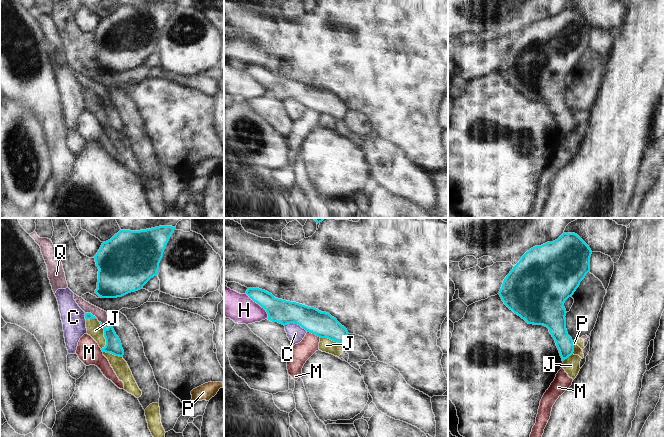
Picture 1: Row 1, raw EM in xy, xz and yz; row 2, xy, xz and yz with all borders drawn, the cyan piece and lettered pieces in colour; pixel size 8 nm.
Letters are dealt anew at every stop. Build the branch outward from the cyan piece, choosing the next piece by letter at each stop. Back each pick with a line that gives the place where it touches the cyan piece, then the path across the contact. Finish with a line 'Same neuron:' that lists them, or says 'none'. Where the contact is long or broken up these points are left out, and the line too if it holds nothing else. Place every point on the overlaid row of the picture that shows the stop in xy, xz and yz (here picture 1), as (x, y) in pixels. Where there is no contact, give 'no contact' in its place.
P: contact yz (573, 347); way yz (556, 322), (559, 333), (573, 347), (577, 350)
Same neuron: P

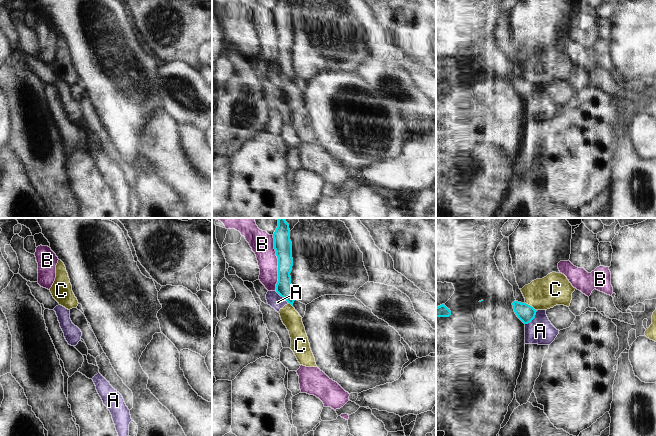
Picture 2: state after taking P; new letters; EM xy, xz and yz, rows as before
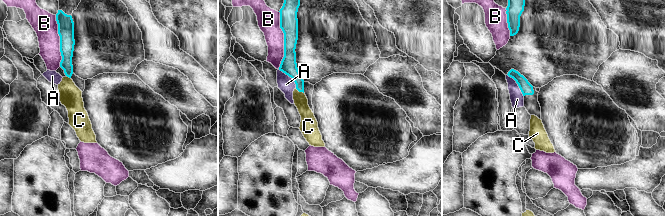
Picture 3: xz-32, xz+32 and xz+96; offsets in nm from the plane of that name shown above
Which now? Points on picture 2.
Same neuron: none

